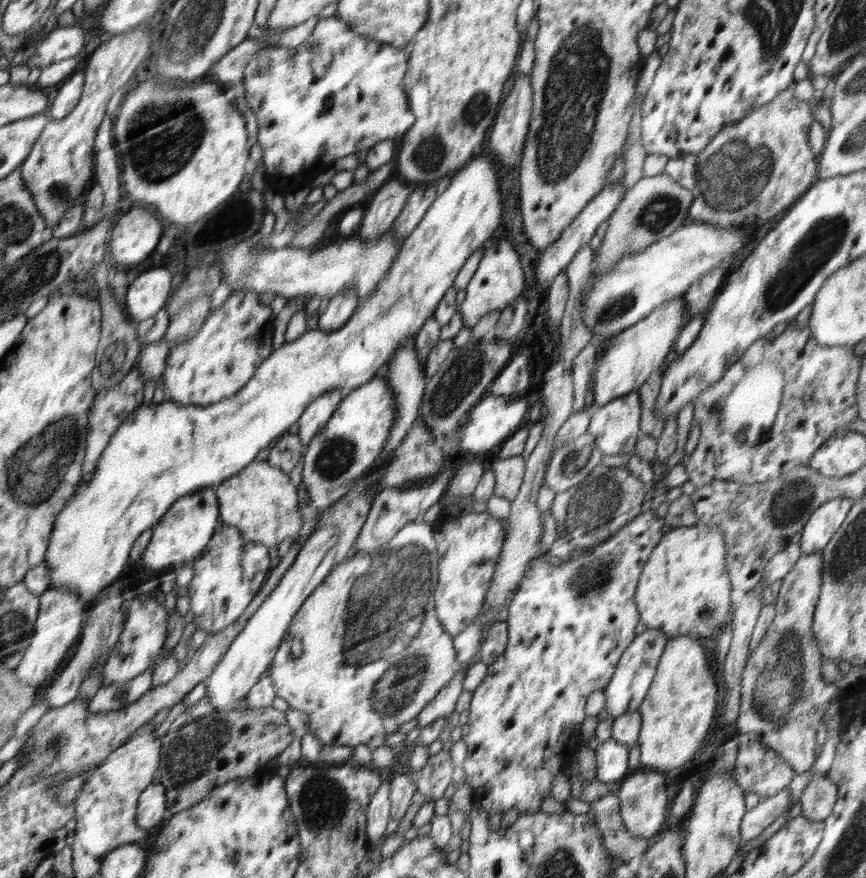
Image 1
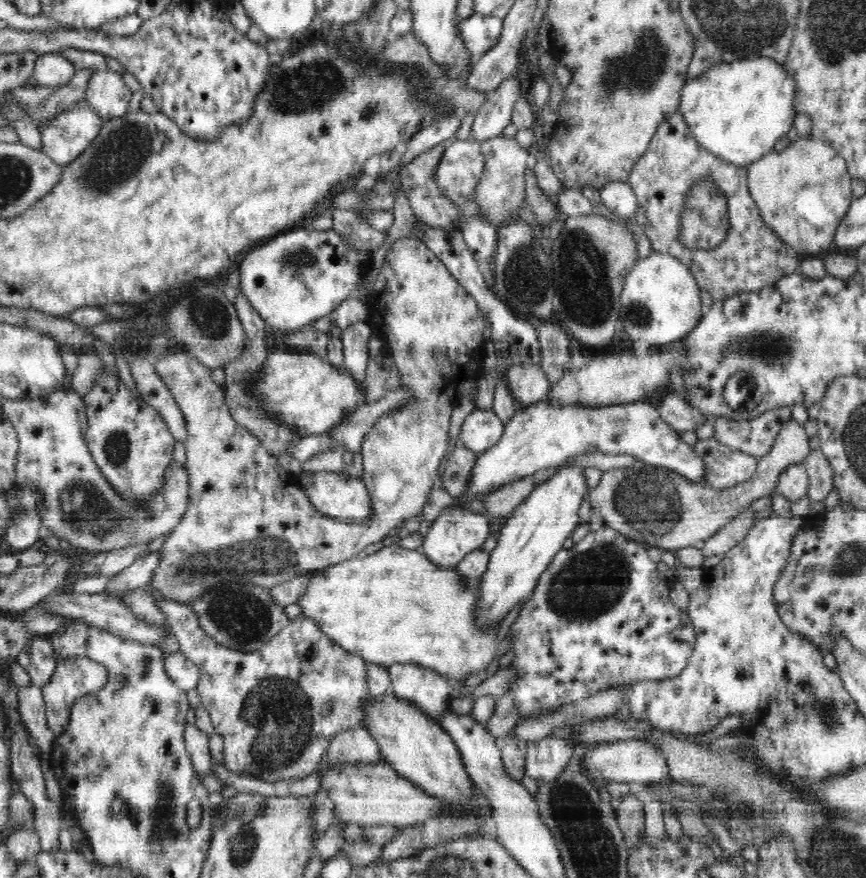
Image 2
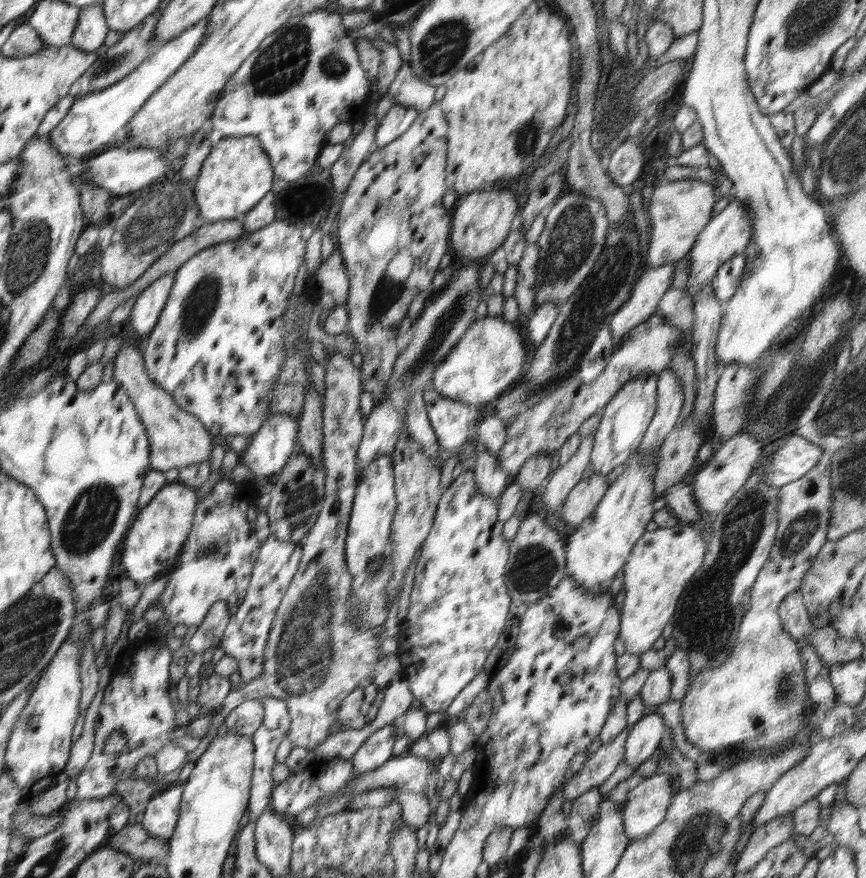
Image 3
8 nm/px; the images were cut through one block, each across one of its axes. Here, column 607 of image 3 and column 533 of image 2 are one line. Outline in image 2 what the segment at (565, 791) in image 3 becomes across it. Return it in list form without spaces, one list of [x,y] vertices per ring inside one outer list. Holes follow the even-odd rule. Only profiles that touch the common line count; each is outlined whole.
[[[548,735],[546,738],[527,743],[525,775],[537,783],[558,778],[573,763],[574,744],[570,740]]]

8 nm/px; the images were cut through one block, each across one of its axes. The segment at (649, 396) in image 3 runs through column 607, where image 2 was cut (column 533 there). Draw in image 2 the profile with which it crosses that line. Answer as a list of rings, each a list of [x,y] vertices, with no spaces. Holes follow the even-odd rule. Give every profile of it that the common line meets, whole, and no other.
[[[542,398],[540,402],[534,402],[532,406],[522,406],[516,410],[504,426],[503,434],[492,446],[490,450],[482,452],[477,456],[467,491],[462,494],[464,502],[480,502],[482,496],[492,494],[496,488],[504,484],[512,484],[514,480],[530,477],[543,468],[557,468],[561,466],[569,456],[576,456],[586,452],[599,452],[605,454],[630,454],[636,459],[644,461],[650,466],[667,468],[677,472],[680,476],[685,476],[694,484],[706,484],[706,463],[704,459],[696,455],[692,446],[689,446],[681,438],[675,437],[671,433],[671,428],[663,421],[657,408],[649,403],[638,400],[632,404],[612,404],[612,406],[555,406],[551,400]]]

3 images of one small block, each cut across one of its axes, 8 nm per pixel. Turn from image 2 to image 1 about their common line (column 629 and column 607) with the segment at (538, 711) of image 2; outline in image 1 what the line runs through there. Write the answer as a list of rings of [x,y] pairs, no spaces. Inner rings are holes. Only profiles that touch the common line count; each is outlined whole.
[[[650,509],[647,512],[640,513],[630,523],[624,525],[614,535],[610,536],[609,539],[590,547],[589,551],[574,556],[568,562],[560,563],[561,566],[553,562],[548,563],[548,561],[544,561],[542,556],[536,557],[532,561],[530,570],[526,571],[520,585],[518,585],[520,591],[514,594],[514,598],[508,604],[508,620],[505,621],[508,624],[507,648],[493,664],[487,667],[486,676],[480,685],[472,691],[468,722],[461,726],[461,739],[468,748],[468,755],[466,755],[466,759],[463,762],[465,782],[470,785],[470,788],[474,789],[474,809],[482,809],[486,814],[490,814],[490,812],[505,813],[508,810],[517,810],[520,815],[534,814],[534,812],[540,811],[542,800],[549,796],[550,786],[554,784],[554,778],[560,774],[566,764],[573,762],[574,754],[581,748],[581,725],[587,717],[585,714],[585,702],[588,696],[593,692],[602,691],[608,685],[622,654],[637,635],[635,628],[640,620],[634,603],[635,591],[639,584],[644,564],[649,559],[653,548],[658,544],[658,540],[664,535],[664,530],[662,530],[664,525],[664,519],[660,519],[656,515],[656,511]]]

